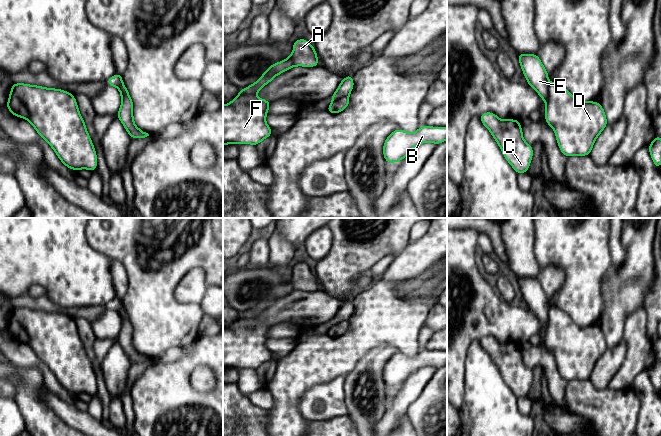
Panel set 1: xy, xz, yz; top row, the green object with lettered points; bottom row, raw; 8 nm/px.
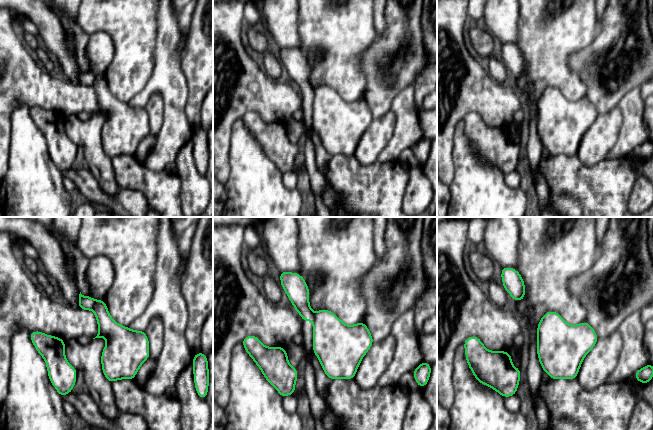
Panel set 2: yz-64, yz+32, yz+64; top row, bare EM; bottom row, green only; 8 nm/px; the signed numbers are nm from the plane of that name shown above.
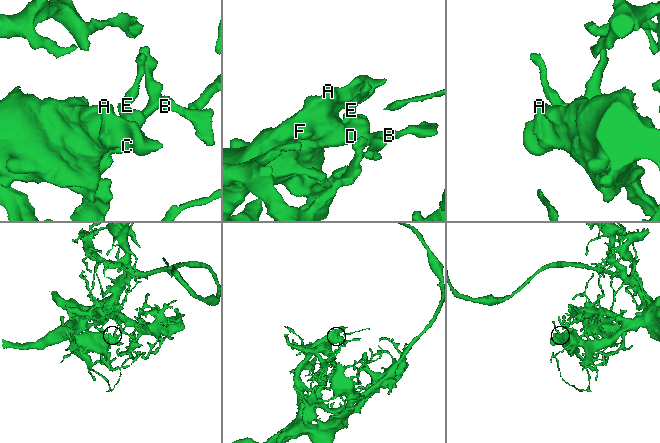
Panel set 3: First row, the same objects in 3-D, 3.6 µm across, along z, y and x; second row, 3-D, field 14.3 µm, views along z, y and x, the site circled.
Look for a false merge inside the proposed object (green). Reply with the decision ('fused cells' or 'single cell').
fused cells

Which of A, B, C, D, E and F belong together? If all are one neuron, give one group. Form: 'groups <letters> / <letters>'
groups A B C D F / E

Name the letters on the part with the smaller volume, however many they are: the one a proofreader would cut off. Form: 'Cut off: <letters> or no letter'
Cut off: E

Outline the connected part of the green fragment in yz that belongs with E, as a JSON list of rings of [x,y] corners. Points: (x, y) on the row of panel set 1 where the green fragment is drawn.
[[[518,52],[518,60],[527,84],[536,90],[546,104],[549,94],[548,71],[543,66],[539,56]]]

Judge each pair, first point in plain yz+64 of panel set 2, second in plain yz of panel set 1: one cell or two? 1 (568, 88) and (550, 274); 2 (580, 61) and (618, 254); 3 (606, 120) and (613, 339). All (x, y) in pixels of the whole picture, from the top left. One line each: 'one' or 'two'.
1: two
2: two
3: two

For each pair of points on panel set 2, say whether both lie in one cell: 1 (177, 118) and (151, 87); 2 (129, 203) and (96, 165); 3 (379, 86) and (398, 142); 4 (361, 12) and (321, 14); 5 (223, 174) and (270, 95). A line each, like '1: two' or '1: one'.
1: one
2: two
3: two
4: one
5: one

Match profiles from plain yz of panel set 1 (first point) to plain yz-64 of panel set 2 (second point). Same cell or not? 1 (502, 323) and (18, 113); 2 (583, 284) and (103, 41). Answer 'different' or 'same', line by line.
1: different
2: different

